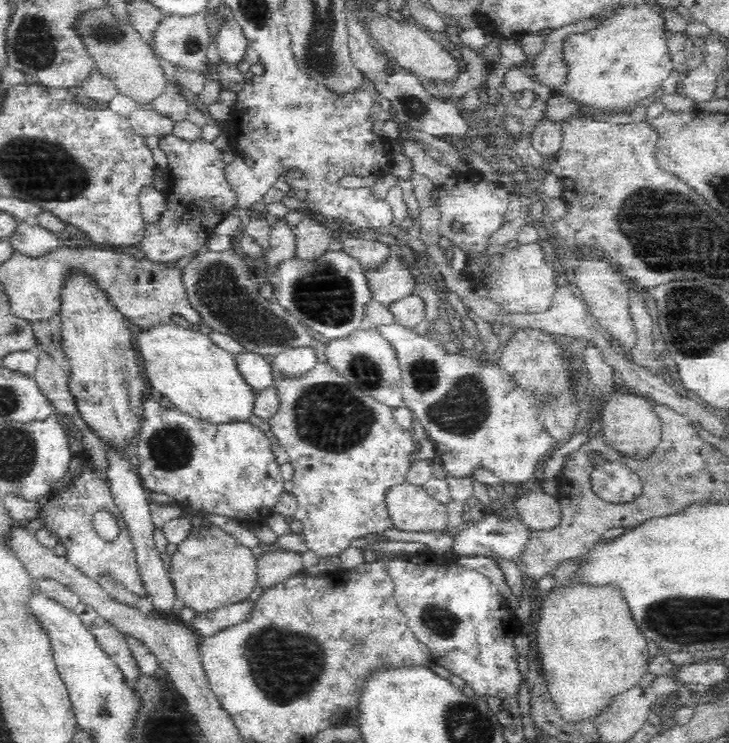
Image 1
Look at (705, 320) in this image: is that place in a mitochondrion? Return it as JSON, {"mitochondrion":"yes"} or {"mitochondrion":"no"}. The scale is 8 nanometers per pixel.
{"mitochondrion":"yes"}

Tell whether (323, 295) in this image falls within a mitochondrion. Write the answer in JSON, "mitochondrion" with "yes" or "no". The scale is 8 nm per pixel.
{"mitochondrion":"yes"}

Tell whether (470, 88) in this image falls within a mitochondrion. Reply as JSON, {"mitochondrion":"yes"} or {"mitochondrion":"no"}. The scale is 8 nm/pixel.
{"mitochondrion":"no"}

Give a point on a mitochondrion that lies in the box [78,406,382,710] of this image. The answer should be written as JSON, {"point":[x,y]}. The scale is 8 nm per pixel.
{"point":[285,666]}

